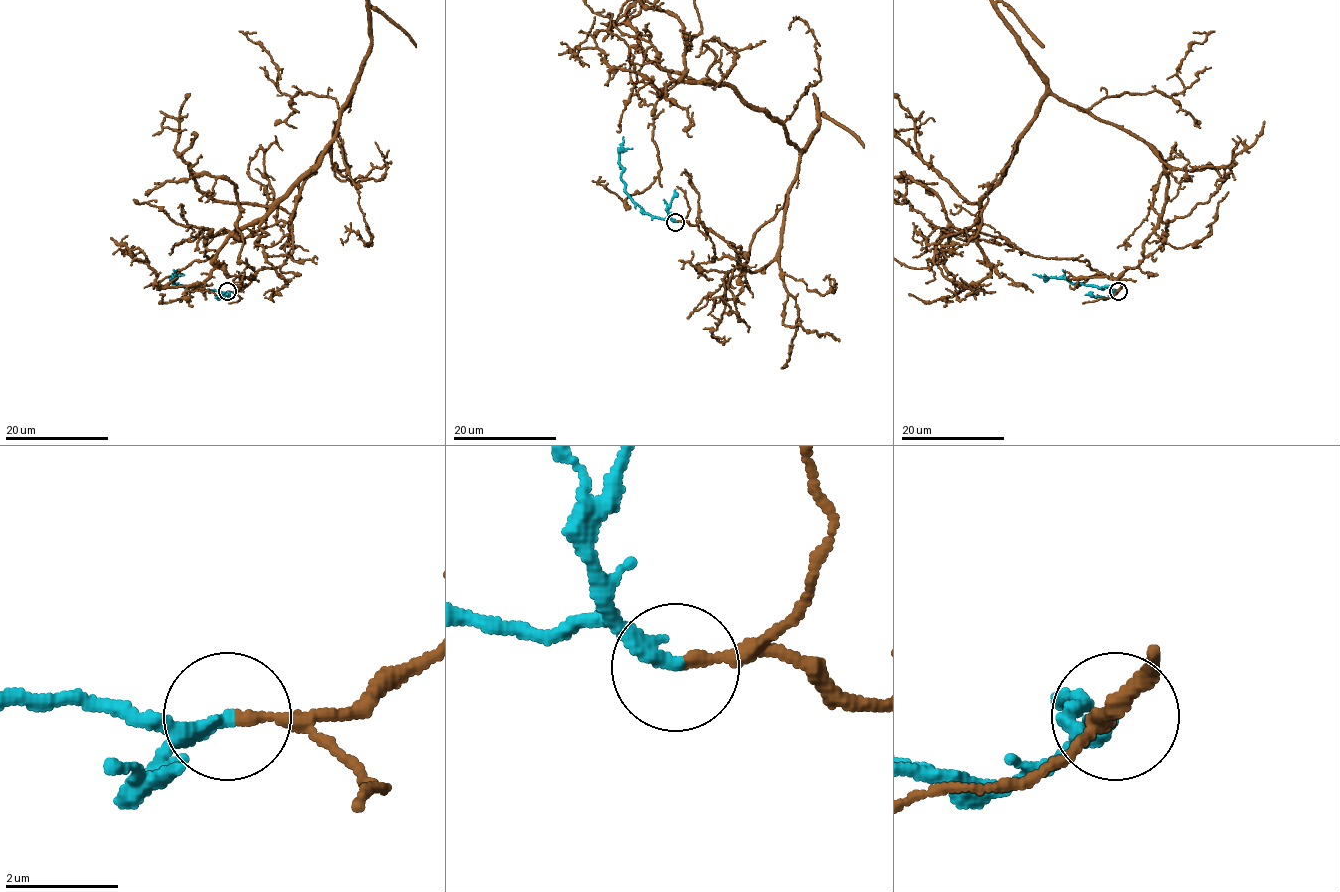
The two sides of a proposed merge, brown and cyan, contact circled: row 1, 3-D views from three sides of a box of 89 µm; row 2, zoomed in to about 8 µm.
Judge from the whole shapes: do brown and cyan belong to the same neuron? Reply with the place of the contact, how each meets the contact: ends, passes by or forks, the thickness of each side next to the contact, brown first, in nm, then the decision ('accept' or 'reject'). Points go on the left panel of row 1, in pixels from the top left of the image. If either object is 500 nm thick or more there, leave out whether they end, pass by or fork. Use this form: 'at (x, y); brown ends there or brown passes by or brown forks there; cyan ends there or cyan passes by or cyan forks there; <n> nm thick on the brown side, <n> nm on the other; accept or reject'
at (227, 291); brown ends there; cyan ends there; 200 nm thick on the brown side, 280 nm on the other; accept

